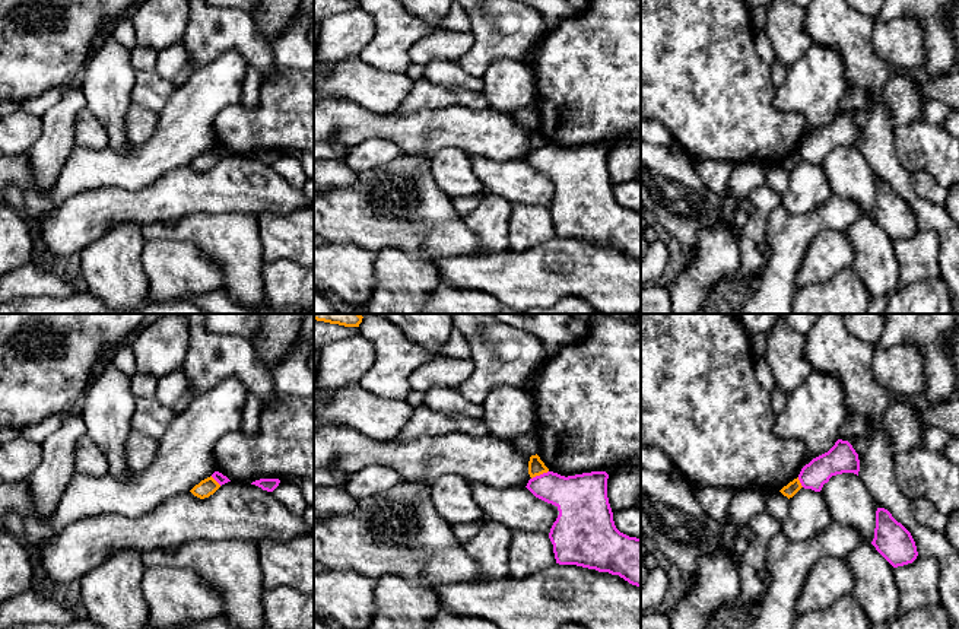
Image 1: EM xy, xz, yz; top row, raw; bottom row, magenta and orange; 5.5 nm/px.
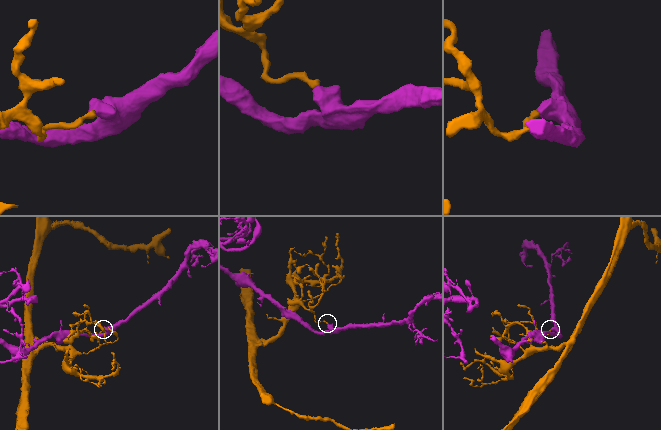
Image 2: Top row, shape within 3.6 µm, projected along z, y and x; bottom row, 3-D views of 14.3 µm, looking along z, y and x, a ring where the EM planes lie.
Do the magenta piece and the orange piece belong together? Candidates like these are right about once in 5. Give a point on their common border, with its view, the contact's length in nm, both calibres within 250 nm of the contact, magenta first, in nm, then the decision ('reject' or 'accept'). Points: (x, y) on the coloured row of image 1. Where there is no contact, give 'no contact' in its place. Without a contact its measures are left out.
xz (540, 475) | 110 nm | 260/90 nm | reject

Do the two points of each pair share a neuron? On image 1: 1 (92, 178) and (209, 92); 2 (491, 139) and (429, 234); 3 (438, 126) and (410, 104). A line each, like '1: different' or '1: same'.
1: same
2: different
3: different

